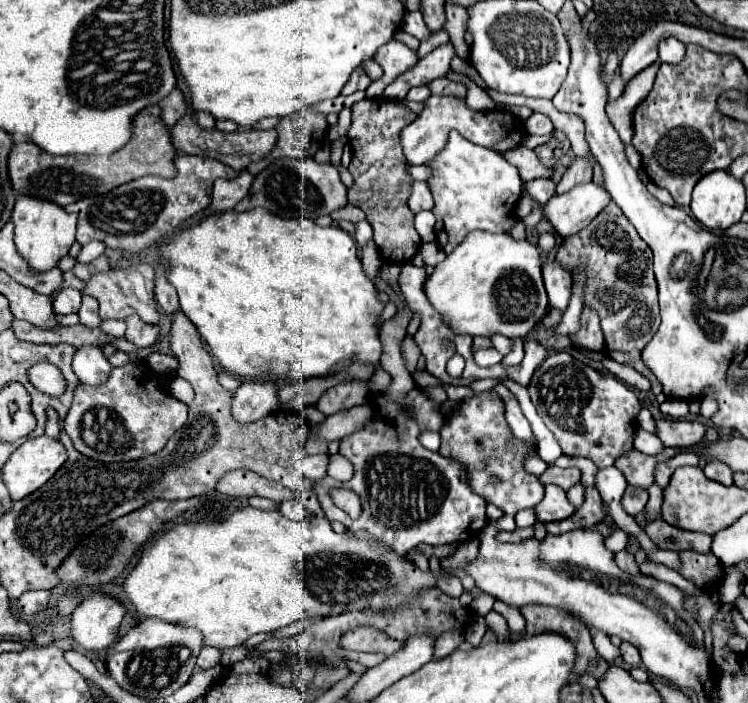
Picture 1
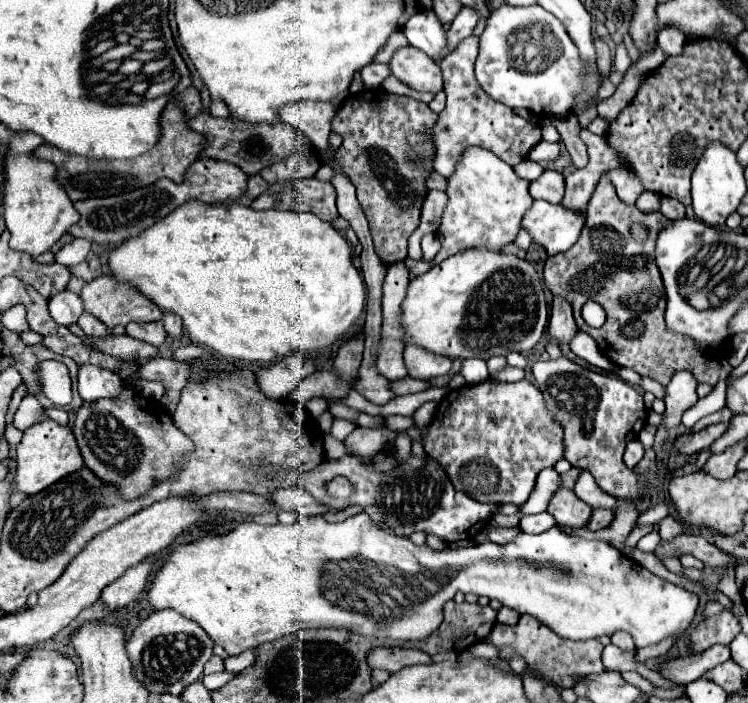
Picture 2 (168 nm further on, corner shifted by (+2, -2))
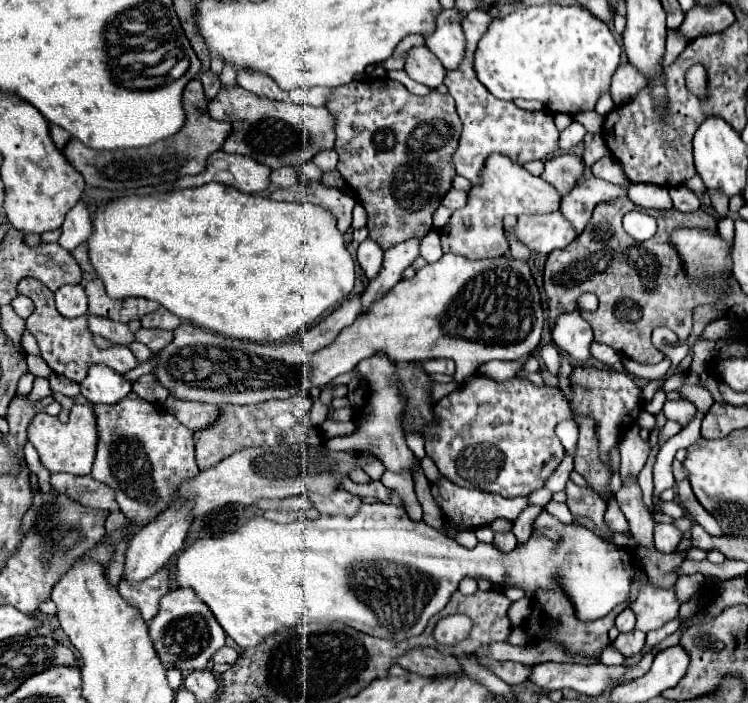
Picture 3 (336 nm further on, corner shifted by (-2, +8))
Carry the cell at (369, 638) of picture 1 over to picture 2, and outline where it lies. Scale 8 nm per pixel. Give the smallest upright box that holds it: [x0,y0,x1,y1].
[368,648,432,674]

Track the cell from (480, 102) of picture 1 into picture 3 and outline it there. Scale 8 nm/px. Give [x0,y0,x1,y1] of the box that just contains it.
[404,46,446,88]

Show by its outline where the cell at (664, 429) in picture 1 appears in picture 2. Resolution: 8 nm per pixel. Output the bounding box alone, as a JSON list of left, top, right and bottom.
[676,422,730,456]

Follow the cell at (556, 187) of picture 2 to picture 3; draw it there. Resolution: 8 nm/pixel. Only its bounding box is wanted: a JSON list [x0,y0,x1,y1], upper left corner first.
[540,154,584,196]

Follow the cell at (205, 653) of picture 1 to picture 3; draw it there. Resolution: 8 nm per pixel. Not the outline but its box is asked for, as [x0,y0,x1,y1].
[212,646,238,664]

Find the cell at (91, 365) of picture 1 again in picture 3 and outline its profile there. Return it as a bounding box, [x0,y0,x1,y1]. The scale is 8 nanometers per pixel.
[80,364,132,404]

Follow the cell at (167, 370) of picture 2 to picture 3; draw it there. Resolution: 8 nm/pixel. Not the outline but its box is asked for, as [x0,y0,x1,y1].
[164,394,218,430]

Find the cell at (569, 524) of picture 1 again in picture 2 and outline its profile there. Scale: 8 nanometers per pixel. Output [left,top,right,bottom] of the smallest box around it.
[588,508,614,530]

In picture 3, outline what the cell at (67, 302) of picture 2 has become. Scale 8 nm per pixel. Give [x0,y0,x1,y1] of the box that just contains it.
[56,284,88,318]

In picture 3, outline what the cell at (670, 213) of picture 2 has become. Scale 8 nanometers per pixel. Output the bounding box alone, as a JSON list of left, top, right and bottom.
[670,186,700,212]

